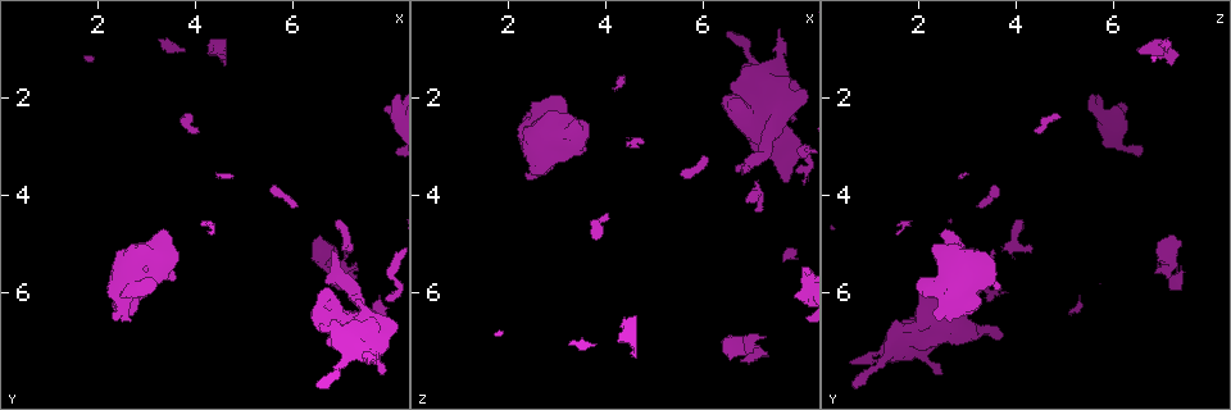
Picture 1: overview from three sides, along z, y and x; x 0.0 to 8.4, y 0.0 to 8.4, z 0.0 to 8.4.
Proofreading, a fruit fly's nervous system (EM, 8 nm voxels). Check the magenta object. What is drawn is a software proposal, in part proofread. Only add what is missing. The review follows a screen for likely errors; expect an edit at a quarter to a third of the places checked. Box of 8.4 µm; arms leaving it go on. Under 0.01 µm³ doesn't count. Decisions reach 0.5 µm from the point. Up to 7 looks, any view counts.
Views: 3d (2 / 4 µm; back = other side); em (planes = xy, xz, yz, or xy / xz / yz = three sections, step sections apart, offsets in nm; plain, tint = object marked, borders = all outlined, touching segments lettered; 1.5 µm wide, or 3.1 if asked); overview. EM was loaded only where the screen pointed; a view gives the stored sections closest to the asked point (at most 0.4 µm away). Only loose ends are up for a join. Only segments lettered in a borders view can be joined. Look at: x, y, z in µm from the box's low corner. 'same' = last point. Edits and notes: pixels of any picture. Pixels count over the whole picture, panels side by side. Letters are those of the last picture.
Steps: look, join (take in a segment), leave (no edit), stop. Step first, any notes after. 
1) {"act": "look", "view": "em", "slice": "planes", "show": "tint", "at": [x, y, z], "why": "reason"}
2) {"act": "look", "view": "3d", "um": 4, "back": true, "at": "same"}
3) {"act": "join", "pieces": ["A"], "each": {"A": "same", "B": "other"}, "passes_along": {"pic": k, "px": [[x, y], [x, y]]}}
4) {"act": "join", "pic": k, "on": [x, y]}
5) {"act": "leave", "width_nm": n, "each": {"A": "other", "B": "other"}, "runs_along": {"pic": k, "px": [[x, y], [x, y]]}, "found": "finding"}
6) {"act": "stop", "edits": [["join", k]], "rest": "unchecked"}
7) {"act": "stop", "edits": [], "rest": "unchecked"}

{"act": "look", "view": "em", "slice": "planes", "show": "tint", "at": [7.70, 6.90, 3.70], "why": "free end"}

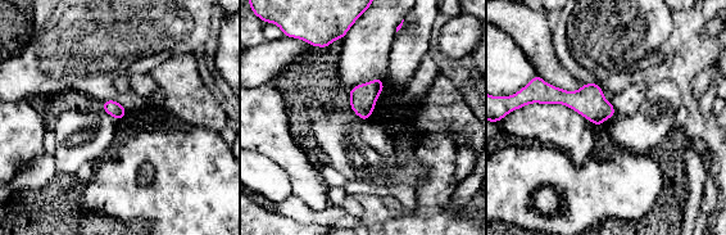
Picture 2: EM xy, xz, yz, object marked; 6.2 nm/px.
{"act": "look", "view": "em", "slice": "planes", "show": "borders", "at": "same"}

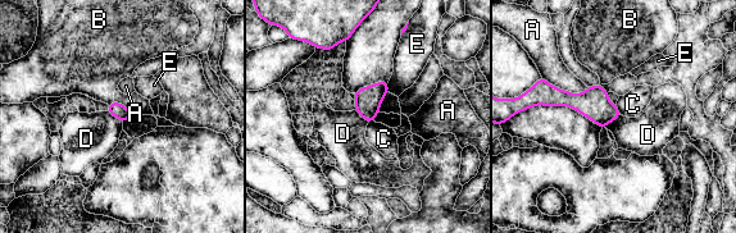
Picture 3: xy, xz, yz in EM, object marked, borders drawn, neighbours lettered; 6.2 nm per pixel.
{"act": "leave", "longest_contact_nm": ["A", 300], "each": {"A": "other", "B": "other", "C": "other", "D": "other", "E": "other"}, "border": {"pic": 3, "px": [[619, 114], [604, 127]]}, "found": "no lettered segment goes on from it"}

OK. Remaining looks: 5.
{"act": "look", "view": "em", "slice": "planes", "show": "tint", "at": [6.50, 7.95, 0.65], "why": "thin end"}

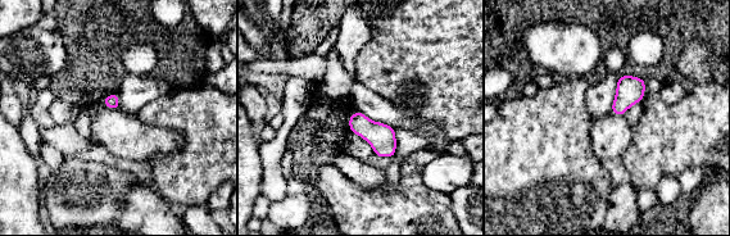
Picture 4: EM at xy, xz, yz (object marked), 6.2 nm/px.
{"act": "look", "view": "em", "slice": "planes", "show": "borders", "at": "same", "why": "what lies round it"}

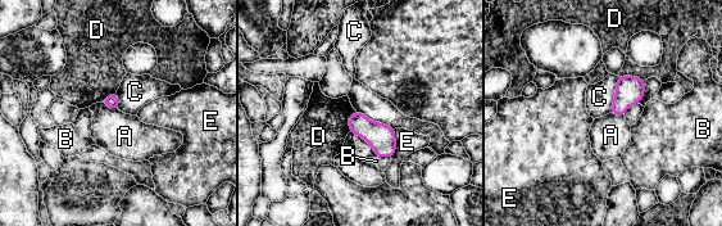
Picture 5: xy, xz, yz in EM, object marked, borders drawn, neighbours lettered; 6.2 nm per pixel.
{"act": "leave", "each": {"A": "other", "B": "other", "C": "other", "D": "other", "E": "other"}, "border": {"pic": 5, "px": [[101, 103], [118, 111]]}, "found": "no lettered segment goes on from it"}

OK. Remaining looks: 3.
{"act": "look", "view": "3d", "um": 4, "at": [2.35, 5.90, 3.60], "why": "thick end"}

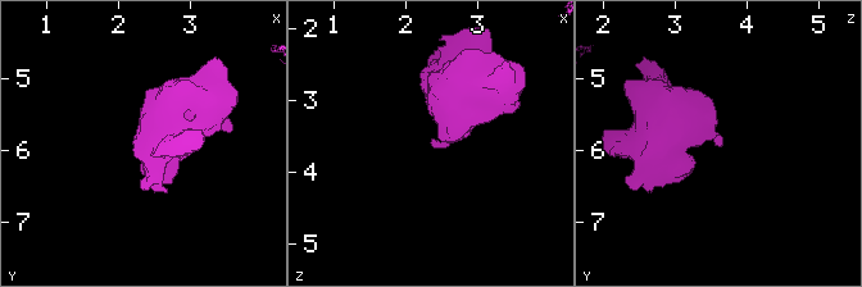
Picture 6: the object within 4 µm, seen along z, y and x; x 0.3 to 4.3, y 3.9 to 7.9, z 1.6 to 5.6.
{"act": "look", "view": "em", "slice": "planes", "show": "borders", "at": [2.40, 5.90, 3.65], "why": "need the tissue"}

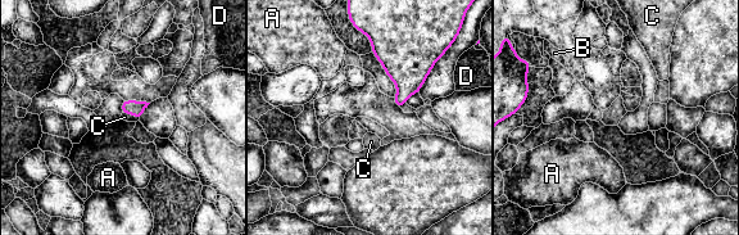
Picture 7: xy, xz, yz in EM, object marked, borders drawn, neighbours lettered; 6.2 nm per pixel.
{"act": "leave", "each": {"A": "other", "B": "other", "C": "other", "D": "other"}, "border": {"pic": 7, "px": [[122, 112], [139, 118]]}, "found": "no lettered segment goes on from it"}

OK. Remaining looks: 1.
{"act": "stop", "edits": [], "rest": "unchecked"}

